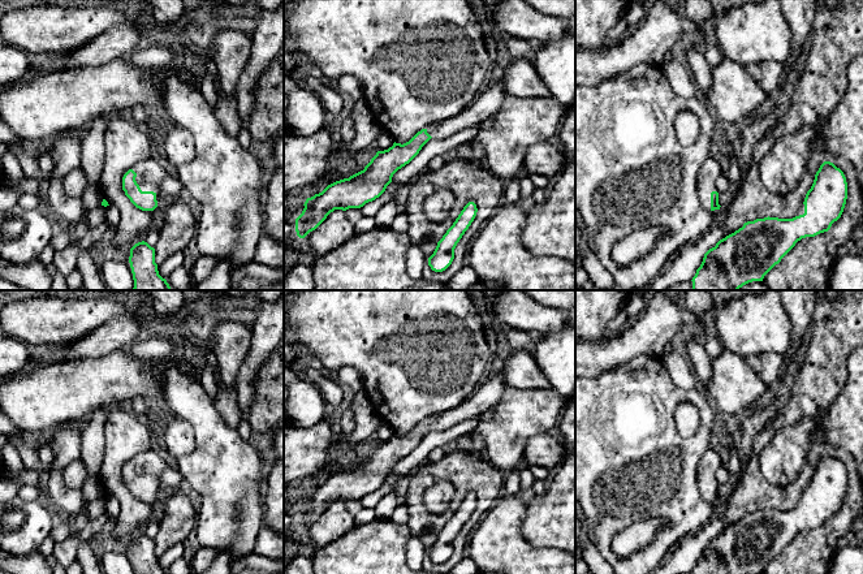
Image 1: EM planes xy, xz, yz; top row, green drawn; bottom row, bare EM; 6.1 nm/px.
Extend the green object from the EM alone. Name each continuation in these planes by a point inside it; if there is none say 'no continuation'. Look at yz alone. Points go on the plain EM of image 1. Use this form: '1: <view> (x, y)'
1: yz (711, 461)

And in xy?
1: xy (152, 465)

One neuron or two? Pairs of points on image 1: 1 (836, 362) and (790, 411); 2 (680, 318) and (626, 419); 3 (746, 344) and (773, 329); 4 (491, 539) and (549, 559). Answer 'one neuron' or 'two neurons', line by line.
1: one neuron
2: two neurons
3: one neuron
4: one neuron

